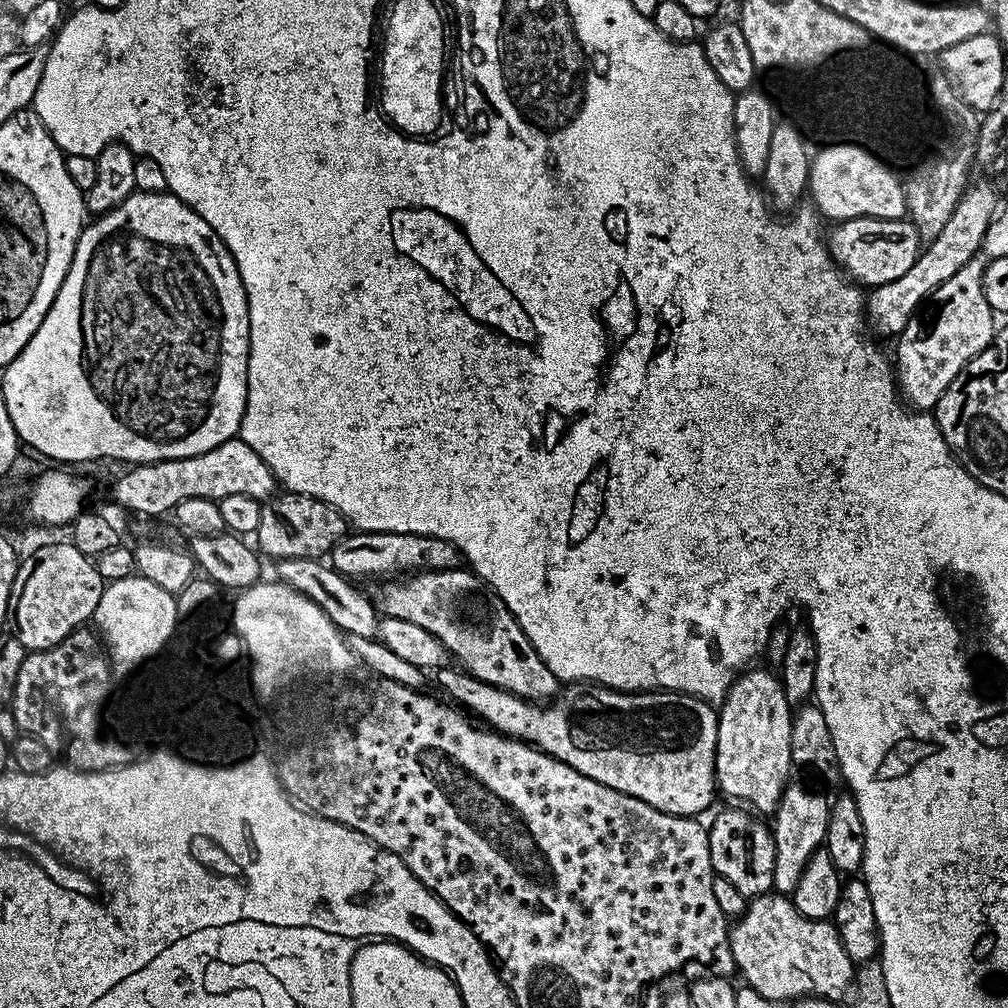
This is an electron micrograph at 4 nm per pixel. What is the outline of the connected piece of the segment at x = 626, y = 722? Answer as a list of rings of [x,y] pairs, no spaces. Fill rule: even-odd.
[[[451,667],[437,669],[434,674],[441,690],[449,696],[445,696],[449,701],[467,710],[473,717],[481,716],[489,729],[539,748],[546,755],[566,762],[586,778],[602,782],[602,786],[610,786],[622,794],[630,794],[654,806],[654,810],[693,818],[699,817],[701,815],[699,812],[706,811],[711,806],[712,799],[718,796],[716,782],[718,712],[715,707],[711,708],[704,701],[707,699],[699,695],[677,694],[667,690],[617,690],[607,686],[568,686],[551,702],[541,706],[539,703],[526,701],[521,696],[503,692],[492,684],[483,684],[470,673]]]

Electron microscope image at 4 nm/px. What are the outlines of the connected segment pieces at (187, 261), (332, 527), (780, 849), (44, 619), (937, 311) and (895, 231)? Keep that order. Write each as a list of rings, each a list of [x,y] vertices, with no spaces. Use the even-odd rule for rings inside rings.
[[[135,191],[130,198],[126,198],[126,202],[122,202],[117,208],[105,214],[105,216],[95,217],[85,227],[84,231],[80,233],[80,240],[76,243],[76,249],[74,250],[74,258],[70,262],[70,270],[58,290],[50,310],[42,318],[42,322],[38,326],[38,330],[30,338],[30,342],[26,342],[26,346],[21,352],[9,362],[7,368],[3,369],[4,392],[2,392],[2,399],[6,402],[6,410],[10,414],[10,422],[14,422],[14,430],[21,441],[27,447],[29,444],[34,451],[41,452],[42,455],[49,456],[52,460],[65,460],[68,463],[65,465],[68,466],[76,466],[72,464],[80,464],[83,460],[125,460],[125,465],[135,466],[137,464],[153,464],[163,460],[173,460],[174,458],[192,458],[194,454],[206,454],[206,450],[214,450],[214,446],[222,446],[222,442],[233,439],[239,433],[240,423],[244,417],[246,402],[248,401],[249,354],[250,314],[248,313],[248,299],[246,298],[246,290],[242,286],[242,278],[238,274],[238,266],[234,262],[230,250],[226,250],[226,246],[220,241],[218,234],[214,234],[211,226],[193,208],[183,204],[176,196],[168,192],[146,194],[145,192]]]
[[[285,491],[283,495],[269,499],[261,507],[254,533],[255,547],[265,557],[273,556],[273,561],[276,562],[304,557],[320,558],[323,557],[323,552],[324,555],[331,553],[336,541],[345,535],[344,517],[335,508],[313,496],[300,496],[297,492],[290,491]]]
[[[789,782],[784,786],[776,811],[770,820],[774,838],[774,878],[772,887],[777,893],[790,894],[802,878],[802,870],[816,852],[821,851],[826,838],[826,826],[830,815],[829,797],[824,797],[816,788]]]
[[[71,542],[48,544],[19,561],[14,588],[14,638],[28,652],[58,646],[71,632],[83,628],[96,615],[102,581],[95,563]]]
[[[974,259],[962,266],[954,278],[942,282],[895,341],[894,375],[898,391],[913,409],[935,409],[950,382],[979,352],[988,348],[998,331],[997,317],[984,293],[984,266],[983,259]]]
[[[863,216],[837,223],[833,228],[836,229],[826,236],[829,256],[857,285],[868,284],[869,289],[894,282],[894,278],[902,278],[902,274],[914,266],[922,251],[918,230],[908,218],[883,220]]]

